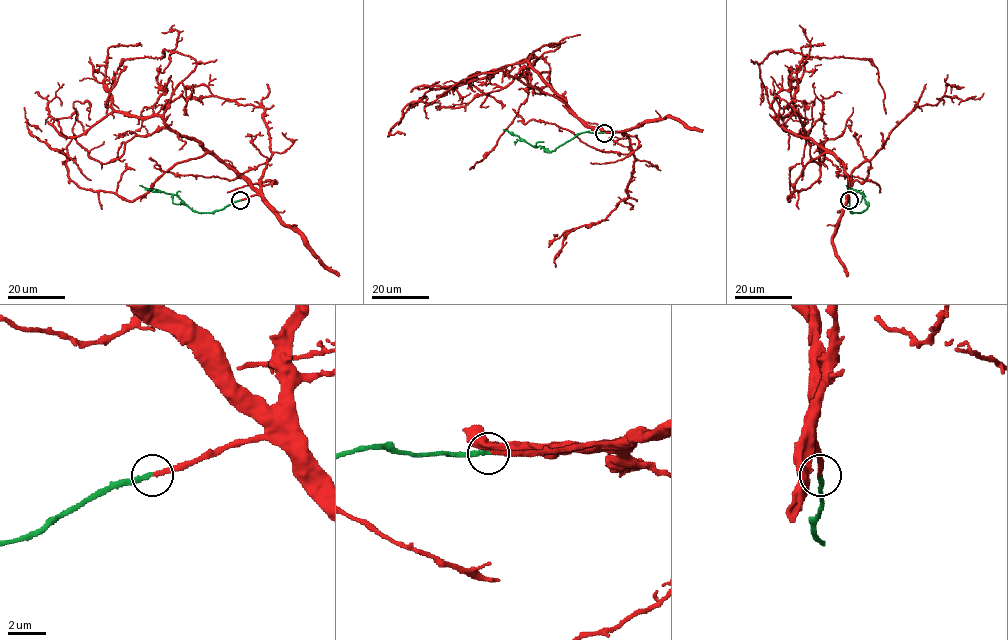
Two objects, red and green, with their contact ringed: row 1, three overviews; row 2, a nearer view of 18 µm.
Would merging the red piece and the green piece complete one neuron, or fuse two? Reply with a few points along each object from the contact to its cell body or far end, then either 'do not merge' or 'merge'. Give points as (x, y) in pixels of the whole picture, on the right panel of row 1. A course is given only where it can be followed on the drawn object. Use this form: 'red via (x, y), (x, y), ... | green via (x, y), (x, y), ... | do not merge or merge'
red via (849, 200), (844, 165), (778, 121), (759, 64), (768, 54), (786, 50), (866, 58), (877, 69), (886, 113) | green via (849, 200), (851, 212), (861, 212), (867, 208), (863, 194), (846, 185) | merge

